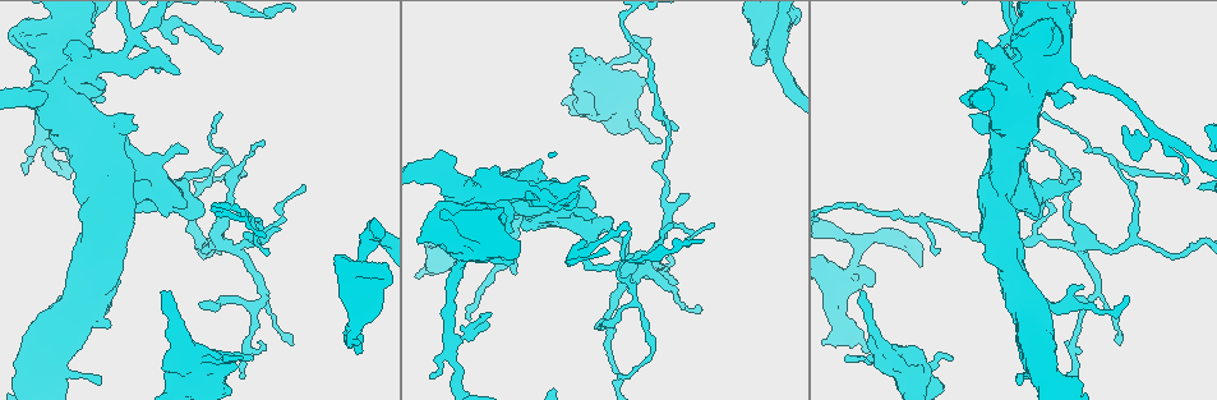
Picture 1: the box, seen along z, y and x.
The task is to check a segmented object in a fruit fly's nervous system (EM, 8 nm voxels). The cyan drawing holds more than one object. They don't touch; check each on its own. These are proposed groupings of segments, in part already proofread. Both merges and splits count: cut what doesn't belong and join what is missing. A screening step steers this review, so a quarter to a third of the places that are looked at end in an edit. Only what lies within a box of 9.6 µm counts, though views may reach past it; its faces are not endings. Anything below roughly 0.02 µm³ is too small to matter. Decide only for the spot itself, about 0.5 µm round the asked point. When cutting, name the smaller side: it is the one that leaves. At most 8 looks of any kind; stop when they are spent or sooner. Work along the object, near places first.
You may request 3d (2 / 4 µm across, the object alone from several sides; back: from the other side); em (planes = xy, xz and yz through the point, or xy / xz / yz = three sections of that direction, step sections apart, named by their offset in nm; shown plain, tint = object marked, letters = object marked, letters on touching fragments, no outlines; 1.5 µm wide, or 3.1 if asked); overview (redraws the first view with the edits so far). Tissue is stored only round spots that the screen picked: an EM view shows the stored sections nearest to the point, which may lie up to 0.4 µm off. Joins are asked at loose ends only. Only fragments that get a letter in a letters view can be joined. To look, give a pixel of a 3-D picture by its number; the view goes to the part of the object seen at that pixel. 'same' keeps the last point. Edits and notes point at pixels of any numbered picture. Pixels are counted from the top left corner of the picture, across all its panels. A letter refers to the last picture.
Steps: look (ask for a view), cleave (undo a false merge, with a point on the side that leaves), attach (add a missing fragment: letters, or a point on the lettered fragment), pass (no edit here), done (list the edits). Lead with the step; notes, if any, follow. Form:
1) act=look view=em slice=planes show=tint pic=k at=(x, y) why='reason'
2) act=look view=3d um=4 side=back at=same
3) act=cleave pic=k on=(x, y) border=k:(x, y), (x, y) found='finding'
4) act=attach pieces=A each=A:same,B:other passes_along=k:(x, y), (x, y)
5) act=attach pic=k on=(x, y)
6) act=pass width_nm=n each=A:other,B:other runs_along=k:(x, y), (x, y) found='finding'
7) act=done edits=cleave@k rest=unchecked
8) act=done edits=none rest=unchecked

act=look view=em slice=planes show=letters pic=1 at=(522, 187) why='arms part here'

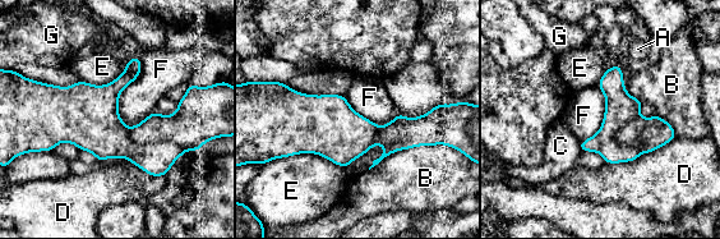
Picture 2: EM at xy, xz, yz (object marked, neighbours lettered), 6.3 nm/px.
act=cleave pic=2 on=(647, 134) each=A:other,B:other,C:other,D:other,E:other,F:other,G:other border=2:(636, 115), (615, 137), (641, 152) found='a second neuron is stuck on'

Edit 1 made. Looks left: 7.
act=look view=em slice=planes show=letters pic=1 at=(568, 256) why='abrupt turn'

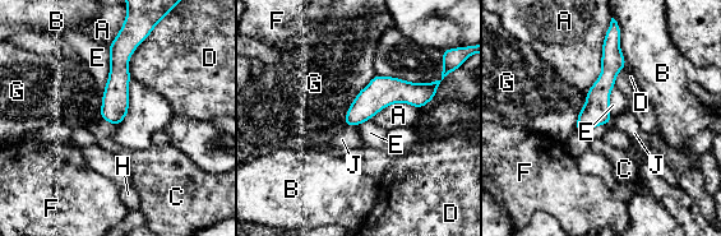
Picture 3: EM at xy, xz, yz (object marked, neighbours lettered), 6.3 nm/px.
act=pass each=A:other,B:other,C:other,D:other,E:other,F:other,G:other,H:other,J:other border=3:(375, 74), (357, 93), (343, 121) found='all the same neuron'

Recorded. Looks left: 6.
act=look view=3d um=4 pic=1 at=(214, 205) why='sharp bend'

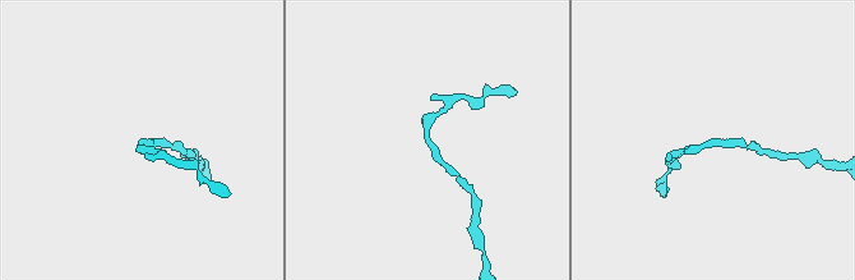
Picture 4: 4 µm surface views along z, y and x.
act=look view=em slice=xy step=4 show=tint pic=4 at=(139, 144) why='shape alone is not enough'

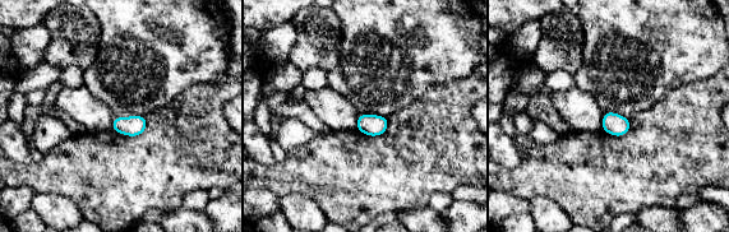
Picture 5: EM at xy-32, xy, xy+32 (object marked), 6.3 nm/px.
act=look view=em slice=yz step=4 show=letters at=same why='cut it another way'

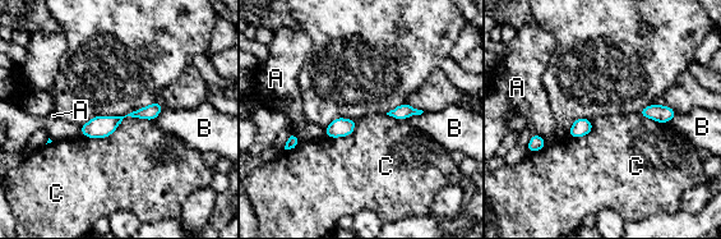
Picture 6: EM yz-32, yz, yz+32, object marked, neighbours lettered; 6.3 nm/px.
act=pass each=A:other,B:other,C:other border=6:(424, 111), (403, 119) found='continuous, no second neuron'

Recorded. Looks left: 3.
act=done edits=cleave@2 rest=unchecked

